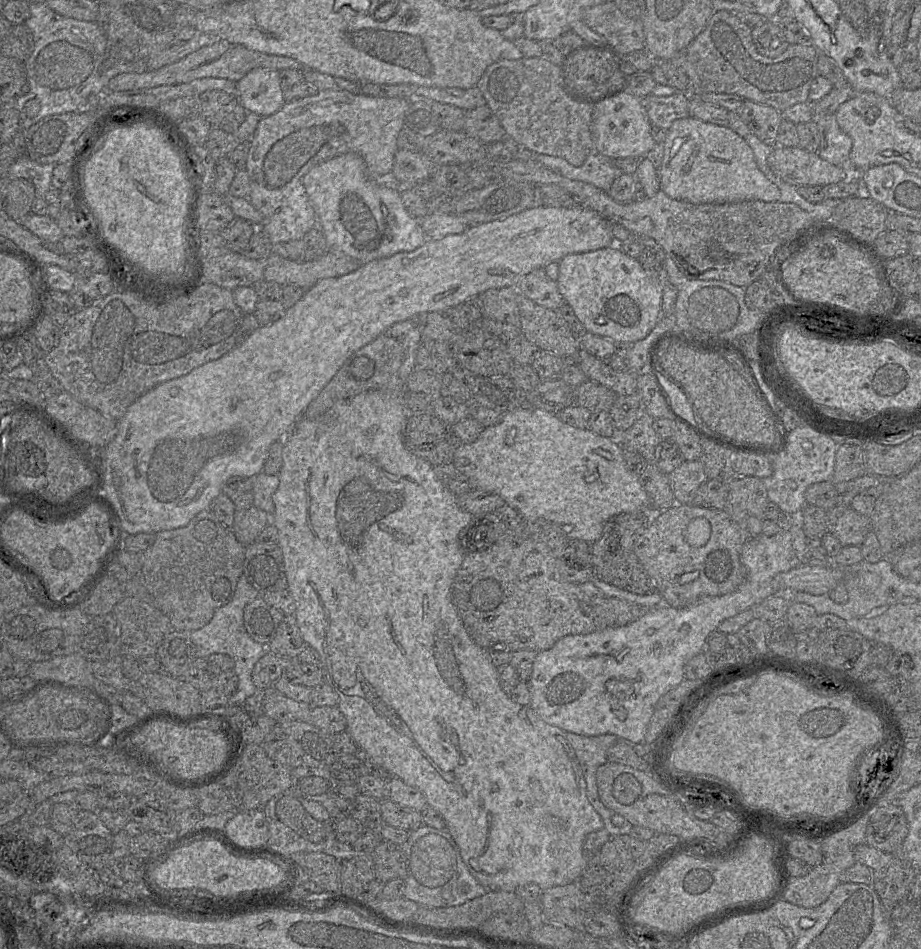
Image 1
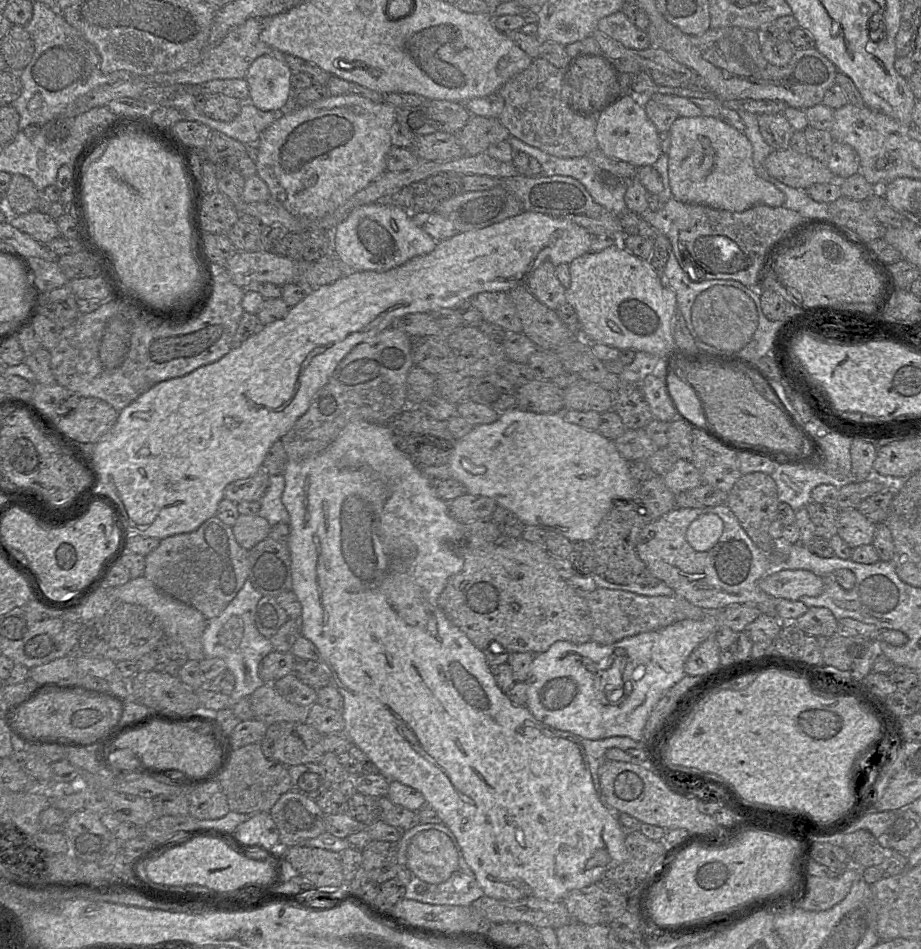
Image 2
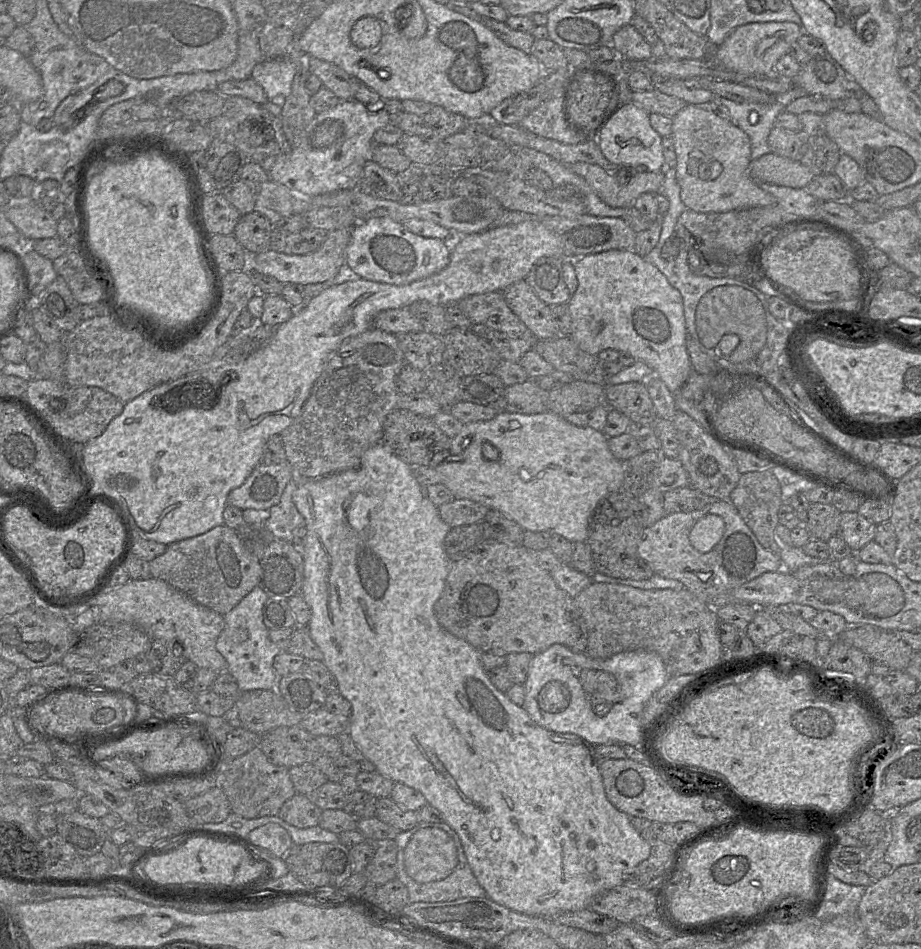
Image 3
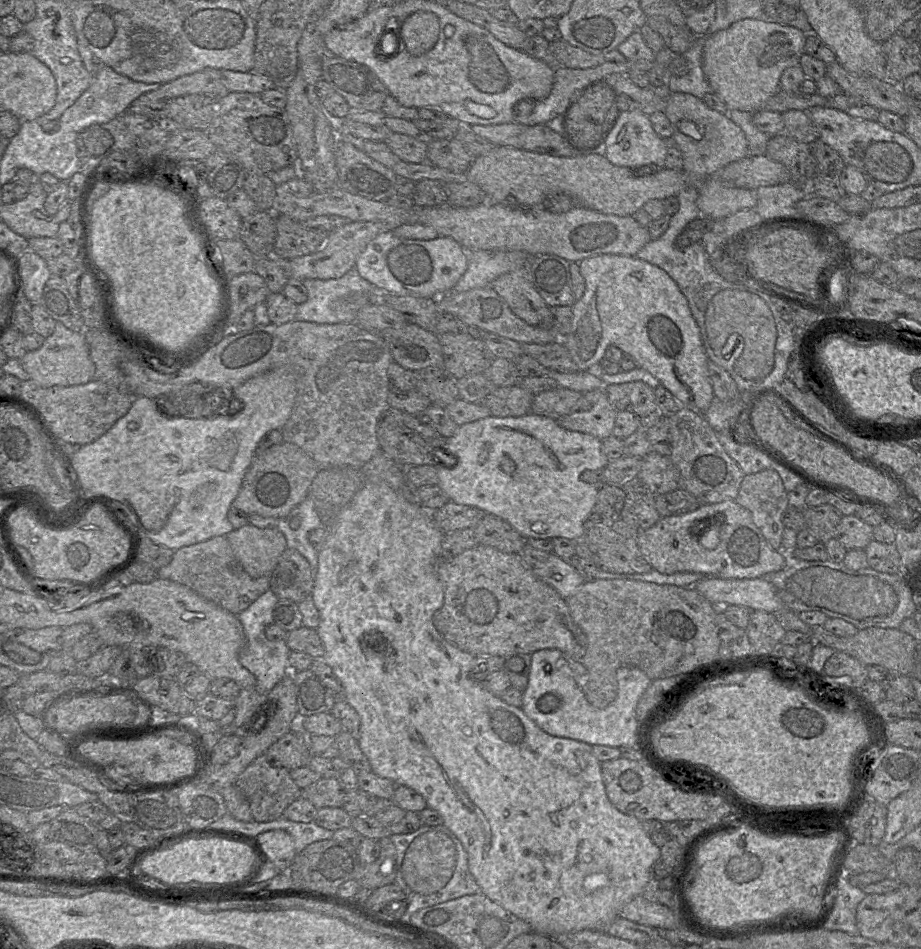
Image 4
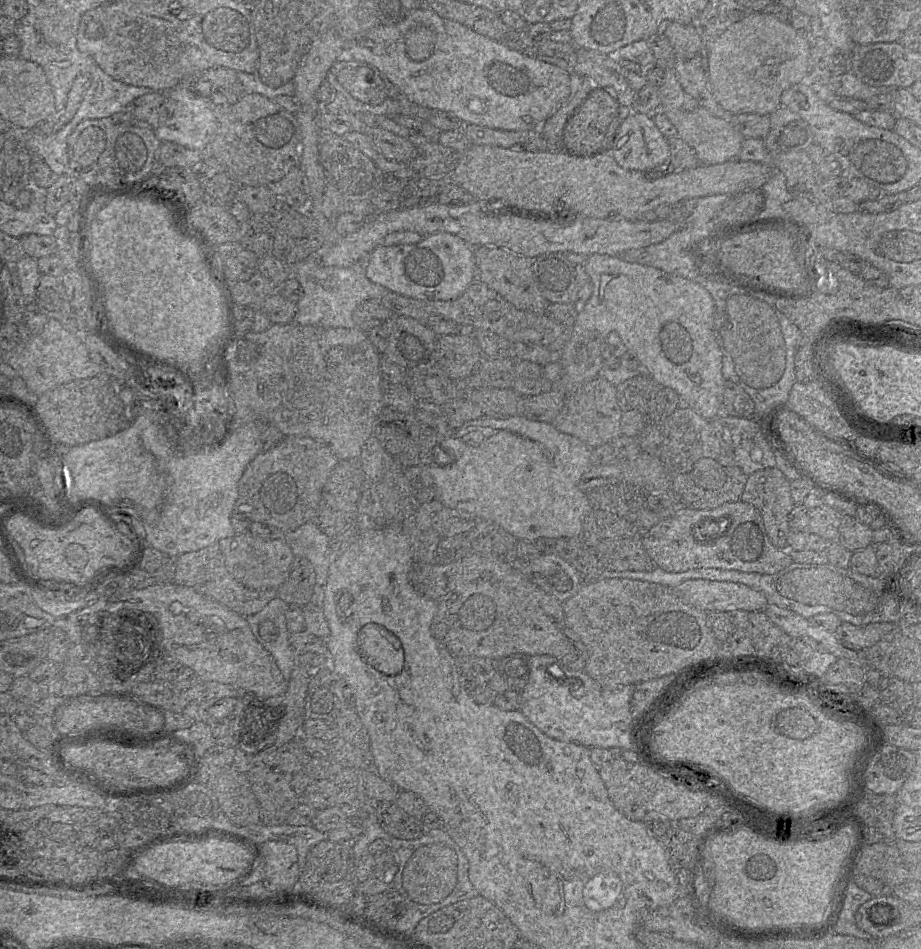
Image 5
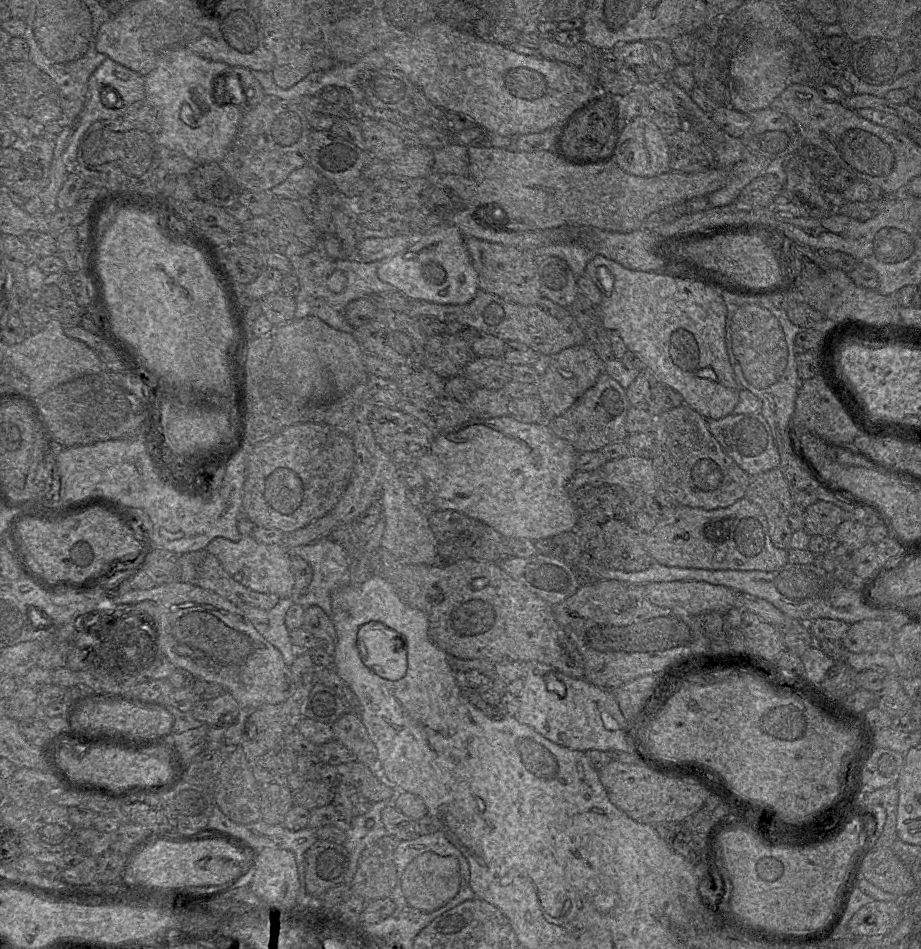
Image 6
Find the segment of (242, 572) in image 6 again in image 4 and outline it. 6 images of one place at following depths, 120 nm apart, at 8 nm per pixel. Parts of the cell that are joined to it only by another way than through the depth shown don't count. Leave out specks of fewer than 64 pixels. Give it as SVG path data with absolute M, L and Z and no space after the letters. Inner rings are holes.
M248 523L225 537L242 568L253 578L270 576L287 548L277 527L258 528Z

